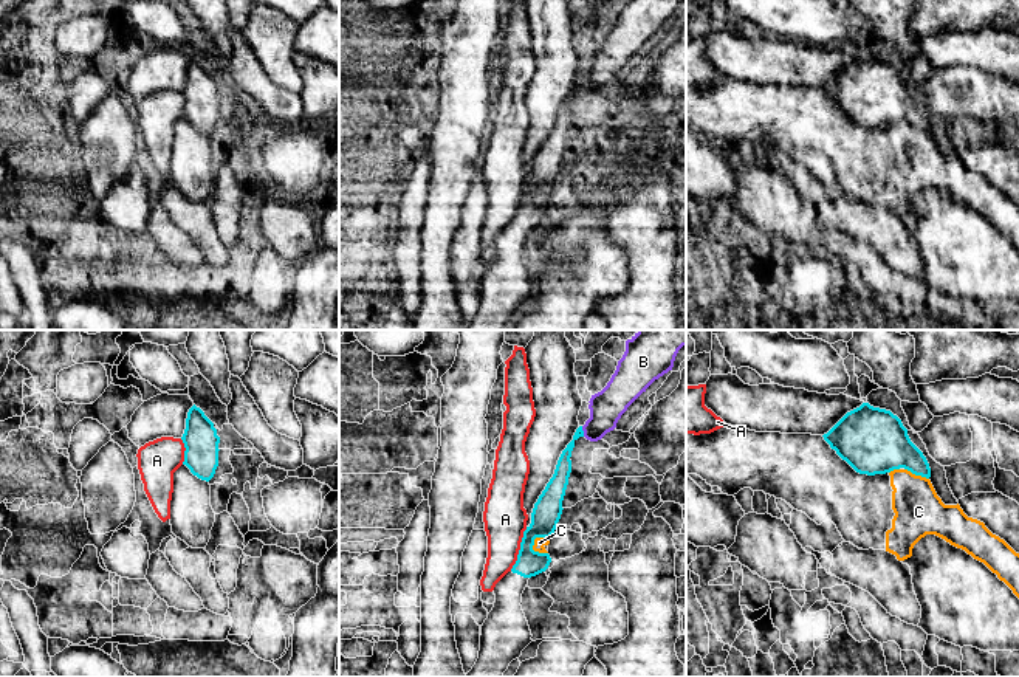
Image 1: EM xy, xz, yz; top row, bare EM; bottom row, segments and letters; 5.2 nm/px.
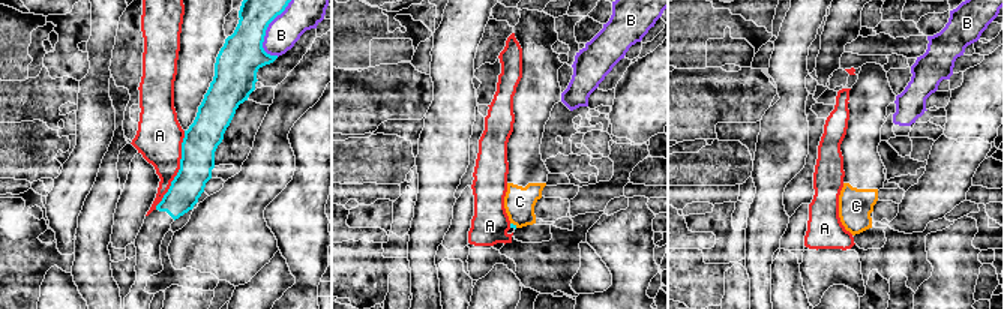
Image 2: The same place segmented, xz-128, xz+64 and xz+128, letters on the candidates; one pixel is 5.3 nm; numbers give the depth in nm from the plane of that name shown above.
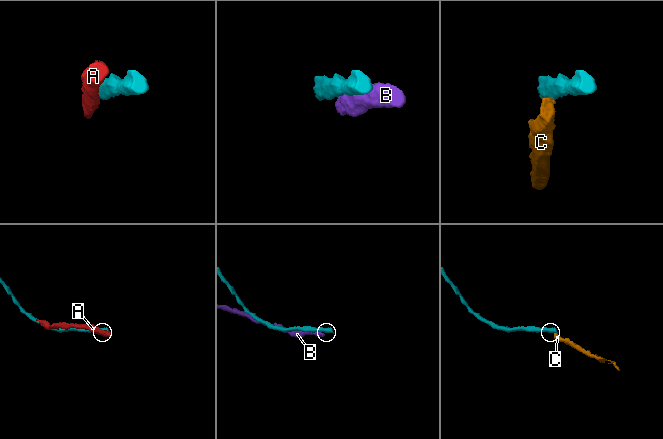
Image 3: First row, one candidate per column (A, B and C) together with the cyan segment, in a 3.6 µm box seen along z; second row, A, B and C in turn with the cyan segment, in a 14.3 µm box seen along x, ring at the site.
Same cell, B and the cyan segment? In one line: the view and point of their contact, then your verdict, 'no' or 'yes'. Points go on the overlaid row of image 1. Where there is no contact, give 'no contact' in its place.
meets cyan in xz at (583, 431); no

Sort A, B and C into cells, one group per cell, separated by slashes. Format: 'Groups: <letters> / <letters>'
Groups: A / B / C

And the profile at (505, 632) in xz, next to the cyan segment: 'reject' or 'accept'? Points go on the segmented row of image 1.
accept

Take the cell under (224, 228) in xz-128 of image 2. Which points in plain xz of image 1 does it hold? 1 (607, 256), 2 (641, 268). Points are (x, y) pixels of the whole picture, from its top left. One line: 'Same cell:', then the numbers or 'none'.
Same cell: 1

